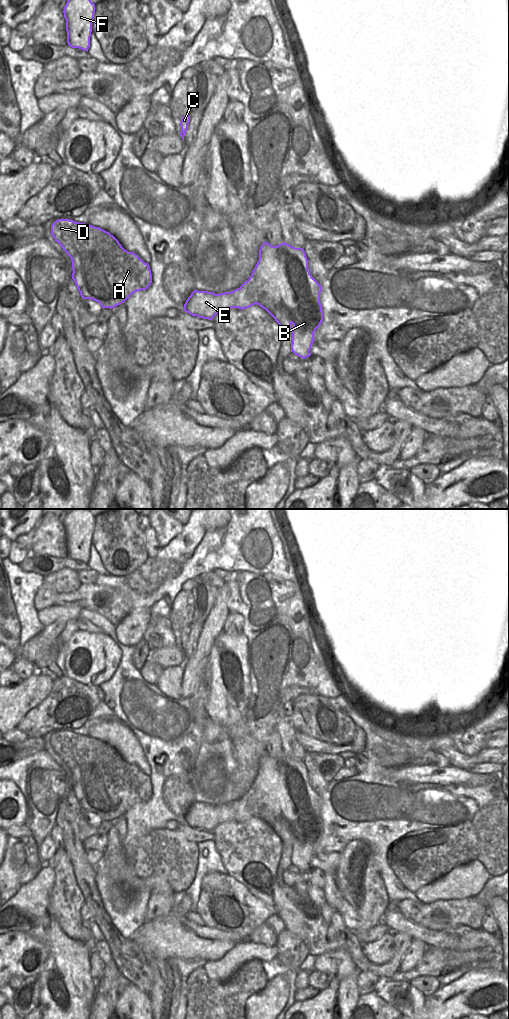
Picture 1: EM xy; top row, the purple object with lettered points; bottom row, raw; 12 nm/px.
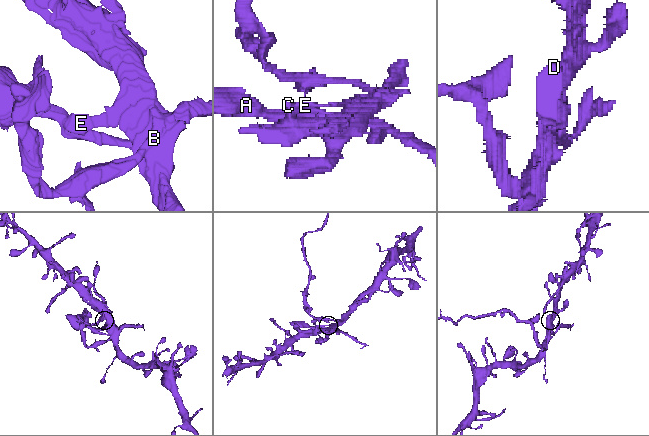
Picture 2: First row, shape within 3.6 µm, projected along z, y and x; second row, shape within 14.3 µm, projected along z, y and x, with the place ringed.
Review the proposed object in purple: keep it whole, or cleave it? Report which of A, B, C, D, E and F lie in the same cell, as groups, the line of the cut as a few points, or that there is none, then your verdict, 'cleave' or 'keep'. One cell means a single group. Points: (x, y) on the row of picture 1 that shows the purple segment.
A D E / B C F; cut in xy along (218, 294), (220, 311); cleave

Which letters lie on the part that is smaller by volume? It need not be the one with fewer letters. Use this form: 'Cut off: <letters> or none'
Cut off: A, D, E

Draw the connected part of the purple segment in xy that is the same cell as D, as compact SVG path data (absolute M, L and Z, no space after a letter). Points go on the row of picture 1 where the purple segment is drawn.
M58 219L51 225L51 235L72 261L72 279L83 299L98 302L102 308L114 308L133 293L146 290L152 283L151 270L133 252L125 250L109 232L69 219Z

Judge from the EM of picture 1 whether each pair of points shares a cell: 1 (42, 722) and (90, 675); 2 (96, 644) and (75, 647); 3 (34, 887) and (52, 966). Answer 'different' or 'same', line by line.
1: different
2: same
3: same

